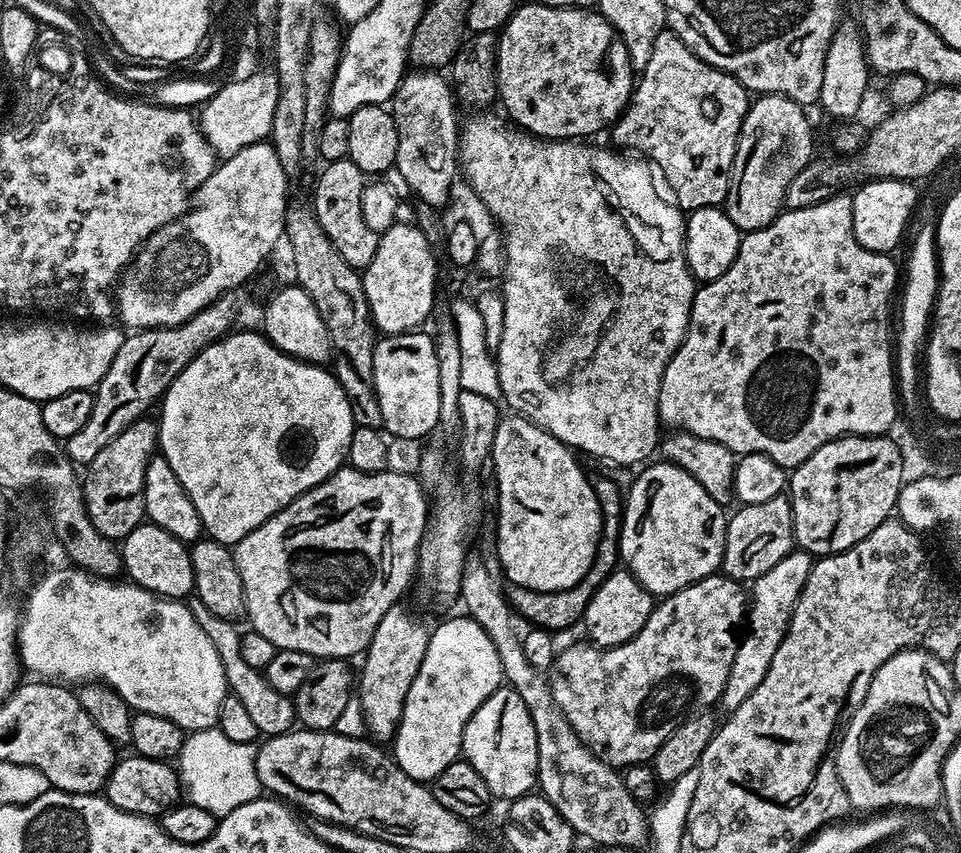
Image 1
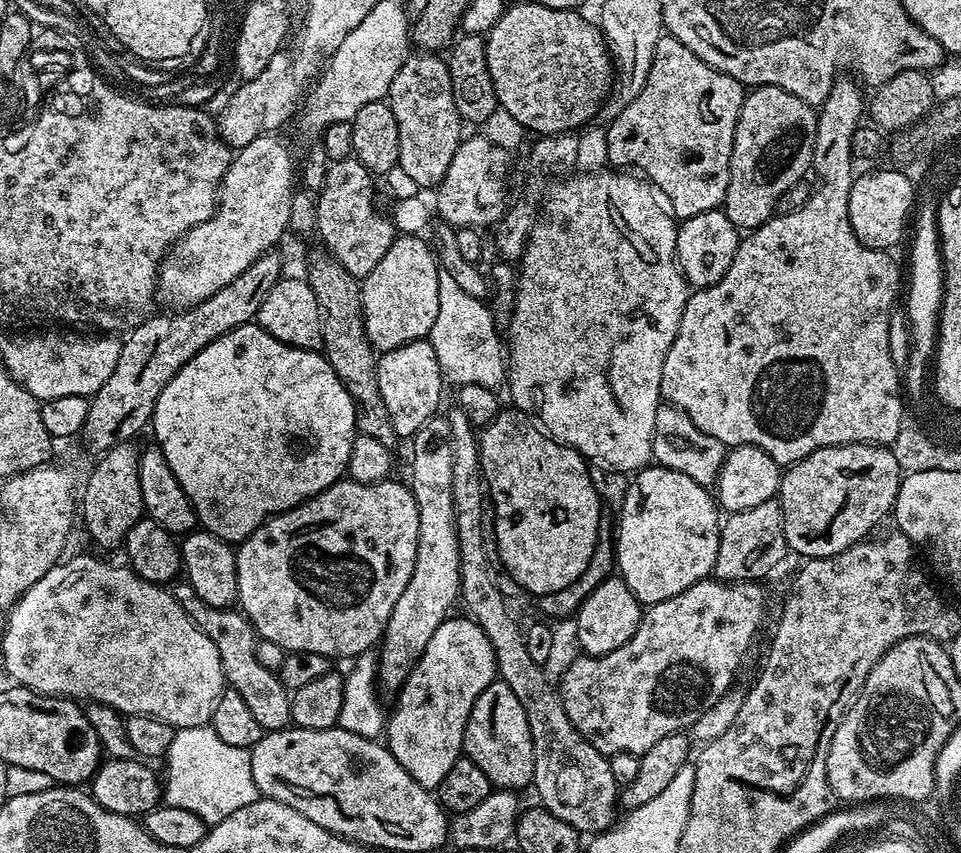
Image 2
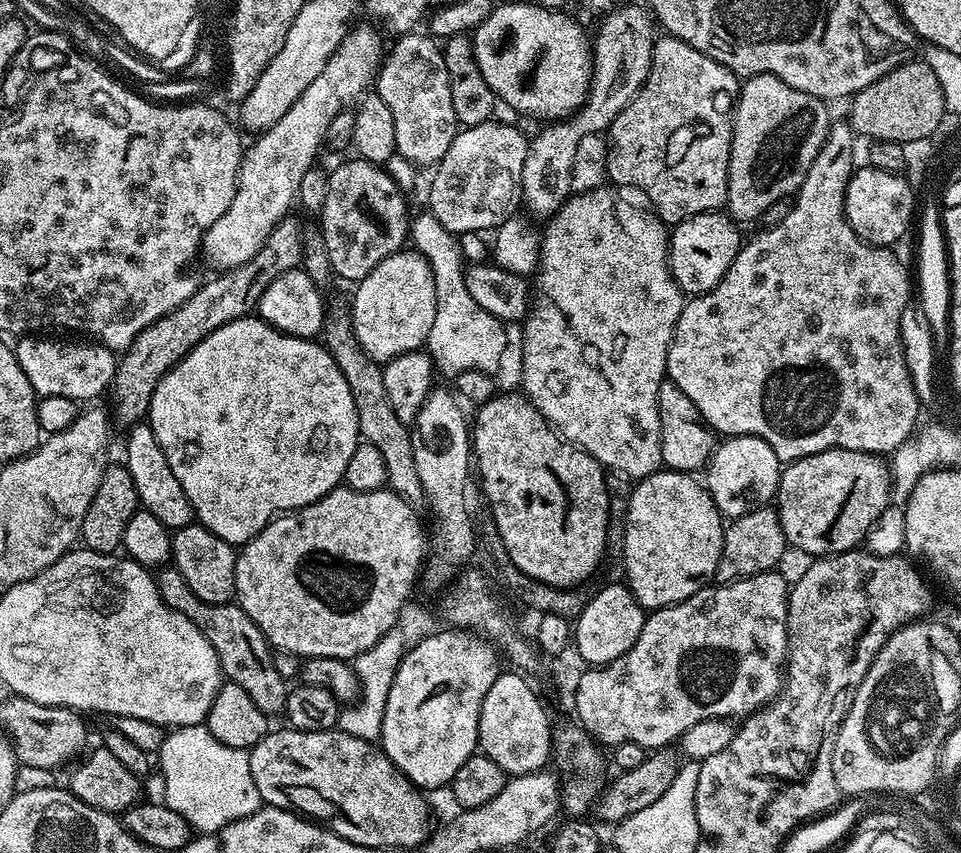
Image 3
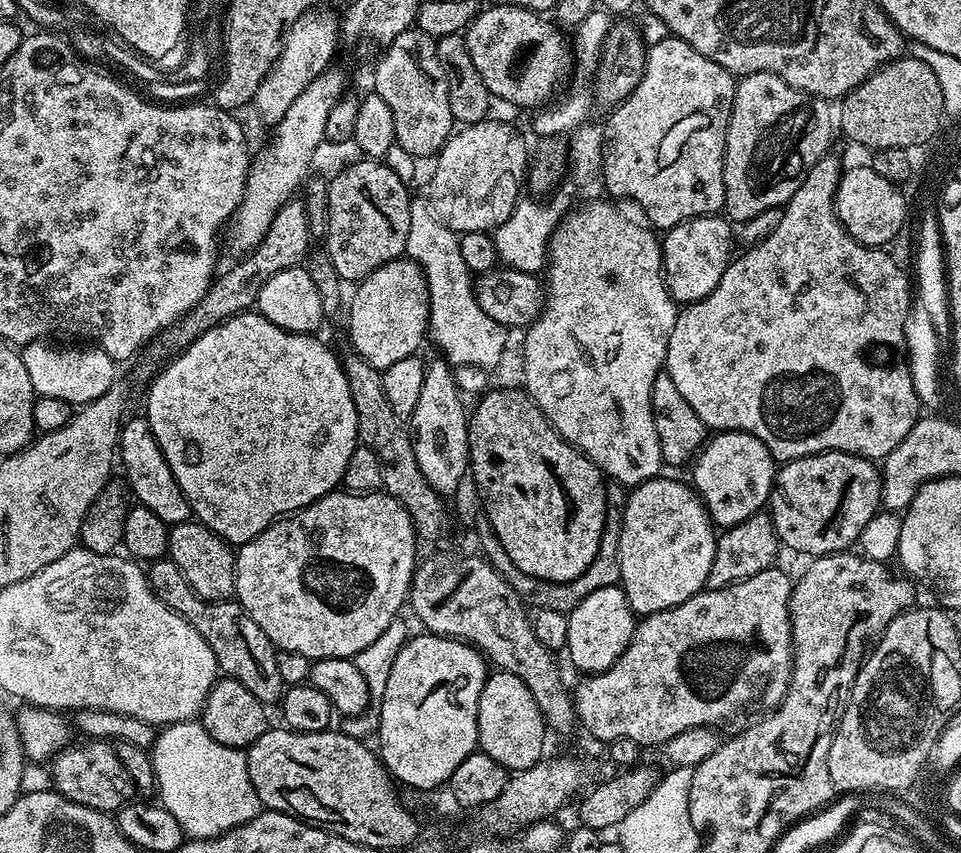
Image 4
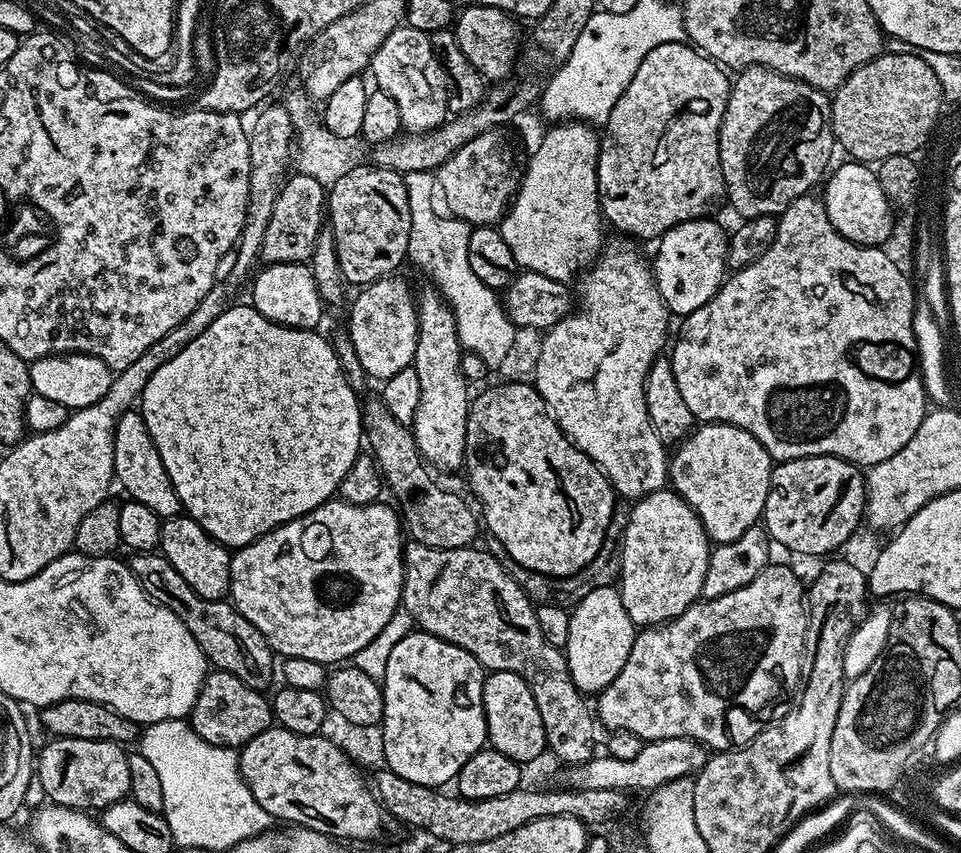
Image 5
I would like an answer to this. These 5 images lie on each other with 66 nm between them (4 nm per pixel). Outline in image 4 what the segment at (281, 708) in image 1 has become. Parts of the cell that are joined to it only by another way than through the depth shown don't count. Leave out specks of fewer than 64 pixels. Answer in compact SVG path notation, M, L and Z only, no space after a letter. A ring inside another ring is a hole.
M161 558L153 560L147 565L146 575L148 584L154 590L154 594L163 604L170 606L170 610L177 612L202 638L206 638L206 646L214 650L217 669L227 679L242 682L258 702L265 706L276 706L282 697L284 697L285 682L282 674L278 671L277 647L270 638L246 614L244 607L235 599L231 600L203 600L194 590L190 590L190 582L182 578L182 570L170 558Z

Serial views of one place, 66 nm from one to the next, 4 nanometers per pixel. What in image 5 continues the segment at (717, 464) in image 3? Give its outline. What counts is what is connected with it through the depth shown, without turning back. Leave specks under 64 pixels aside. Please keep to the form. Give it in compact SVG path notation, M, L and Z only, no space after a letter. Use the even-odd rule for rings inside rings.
M704 422L693 427L692 431L675 445L670 456L668 478L671 491L678 493L695 510L709 541L718 545L734 542L734 538L742 538L746 530L757 527L764 514L773 467L771 454L762 446L762 442L758 442L758 438L754 438L746 430L733 424Z

